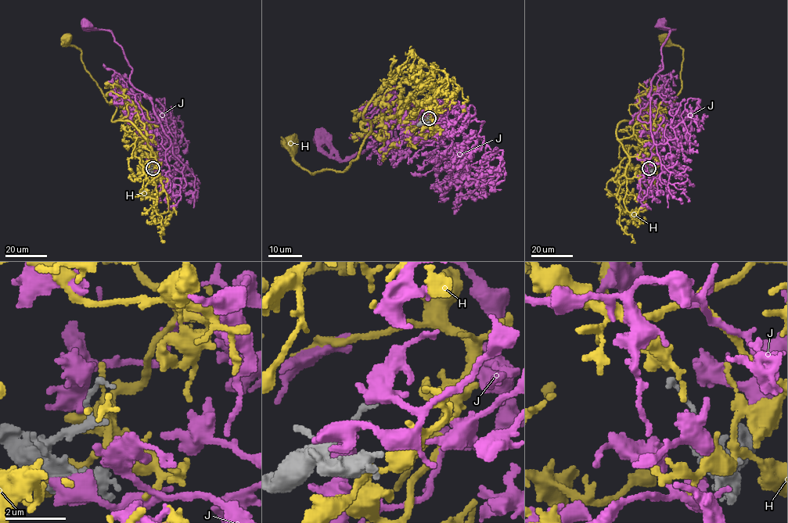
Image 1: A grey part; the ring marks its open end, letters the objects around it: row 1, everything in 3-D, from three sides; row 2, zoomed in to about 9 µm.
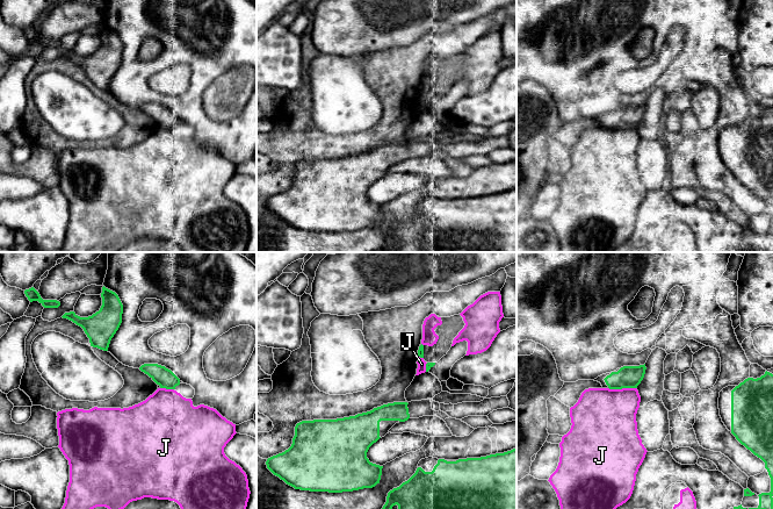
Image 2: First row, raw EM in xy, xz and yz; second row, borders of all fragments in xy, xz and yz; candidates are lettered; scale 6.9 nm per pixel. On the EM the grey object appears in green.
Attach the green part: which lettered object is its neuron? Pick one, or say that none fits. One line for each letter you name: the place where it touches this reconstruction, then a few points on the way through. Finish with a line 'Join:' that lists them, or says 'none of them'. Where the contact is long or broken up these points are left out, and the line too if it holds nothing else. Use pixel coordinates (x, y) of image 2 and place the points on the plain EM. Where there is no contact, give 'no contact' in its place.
Join: none of them

